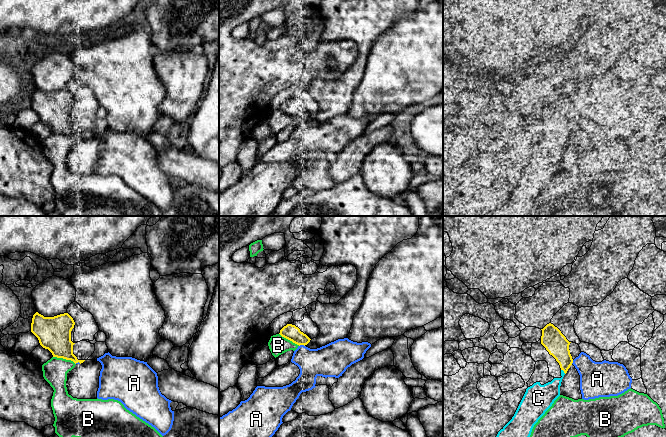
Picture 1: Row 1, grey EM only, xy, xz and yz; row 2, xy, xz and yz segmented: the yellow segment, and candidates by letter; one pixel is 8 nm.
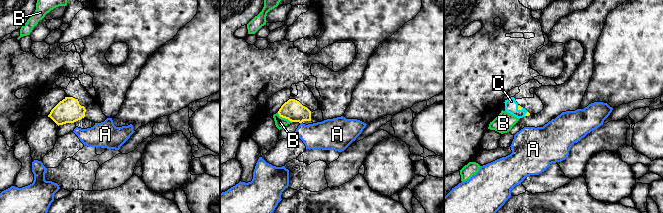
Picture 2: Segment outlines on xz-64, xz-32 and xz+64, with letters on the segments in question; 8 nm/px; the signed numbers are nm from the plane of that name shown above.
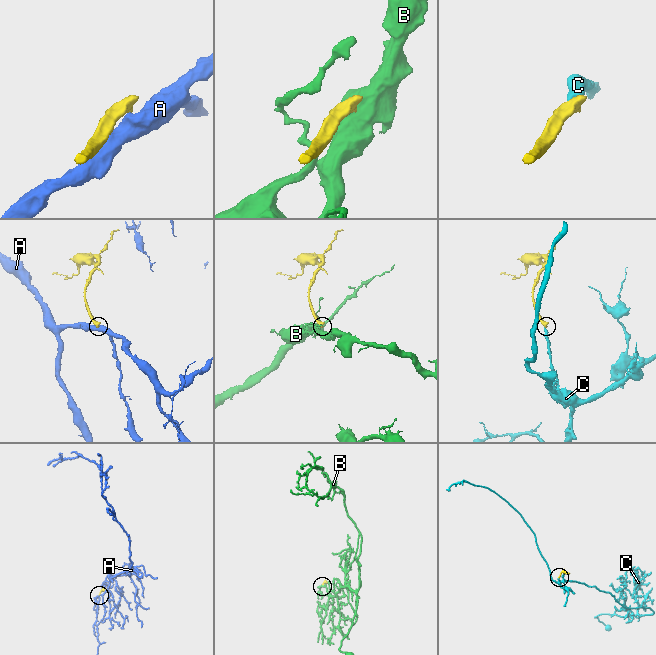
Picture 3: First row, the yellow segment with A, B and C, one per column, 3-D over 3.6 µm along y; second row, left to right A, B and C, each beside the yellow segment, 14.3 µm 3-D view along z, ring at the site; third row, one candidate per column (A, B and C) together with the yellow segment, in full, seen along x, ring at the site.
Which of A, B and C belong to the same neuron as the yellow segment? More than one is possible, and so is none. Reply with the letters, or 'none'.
C

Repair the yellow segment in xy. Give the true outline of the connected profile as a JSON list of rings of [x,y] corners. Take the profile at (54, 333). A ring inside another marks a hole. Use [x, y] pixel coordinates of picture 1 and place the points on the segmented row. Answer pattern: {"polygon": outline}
{"polygon": [[[36,312],[31,323],[31,332],[38,338],[40,345],[48,349],[53,357],[71,360],[75,364],[83,363],[73,354],[71,331],[75,322],[68,314],[60,314],[54,317],[44,317]]]}

